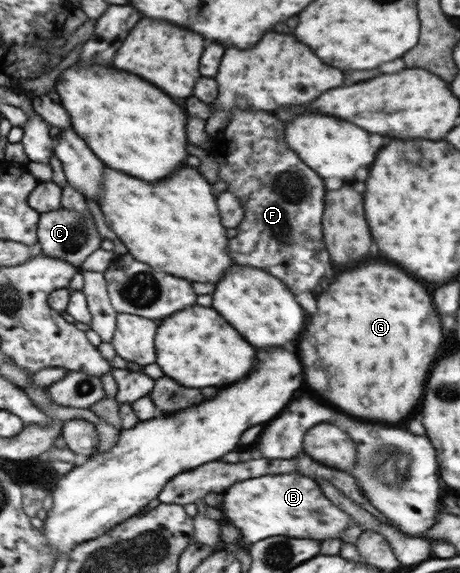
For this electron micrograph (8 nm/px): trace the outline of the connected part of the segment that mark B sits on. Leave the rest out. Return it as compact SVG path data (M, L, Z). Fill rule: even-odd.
M288 473L264 475L256 478L235 482L221 493L222 506L219 511L223 519L238 529L241 540L252 544L268 536L292 536L292 538L338 538L338 532L344 530L348 524L354 524L344 512L340 512L336 506L332 506L324 496L322 488L315 479L302 474Z

